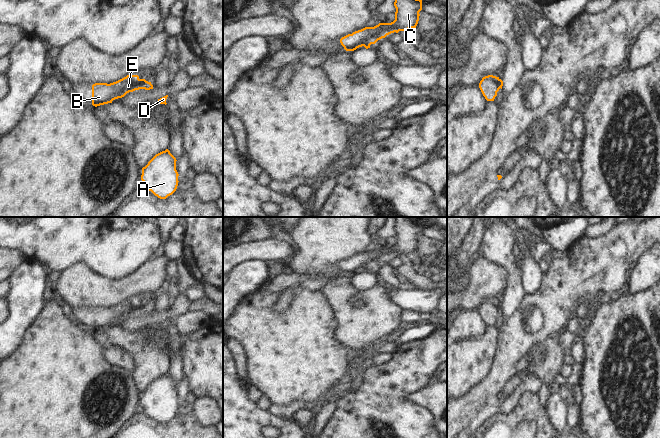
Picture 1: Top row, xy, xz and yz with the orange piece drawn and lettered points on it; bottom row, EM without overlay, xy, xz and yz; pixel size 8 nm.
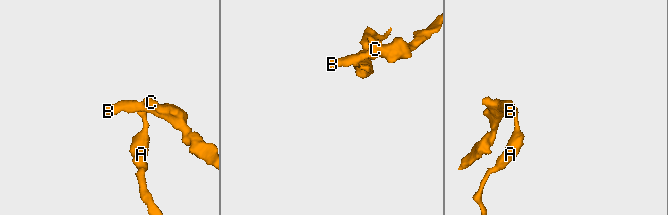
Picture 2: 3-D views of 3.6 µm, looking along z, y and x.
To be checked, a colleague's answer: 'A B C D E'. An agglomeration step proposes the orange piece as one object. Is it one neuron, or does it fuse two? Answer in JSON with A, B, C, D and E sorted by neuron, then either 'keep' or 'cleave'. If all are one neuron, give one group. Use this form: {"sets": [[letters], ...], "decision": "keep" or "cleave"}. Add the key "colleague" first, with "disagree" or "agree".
{"colleague": "disagree", "sets": [["A", "D"], ["B", "C", "E"]], "decision": "cleave"}

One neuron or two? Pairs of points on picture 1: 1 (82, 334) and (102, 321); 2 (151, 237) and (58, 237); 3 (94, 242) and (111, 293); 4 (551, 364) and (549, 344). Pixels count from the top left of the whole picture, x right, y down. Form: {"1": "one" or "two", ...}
{"1": "two", "2": "one", "3": "two", "4": "one"}

